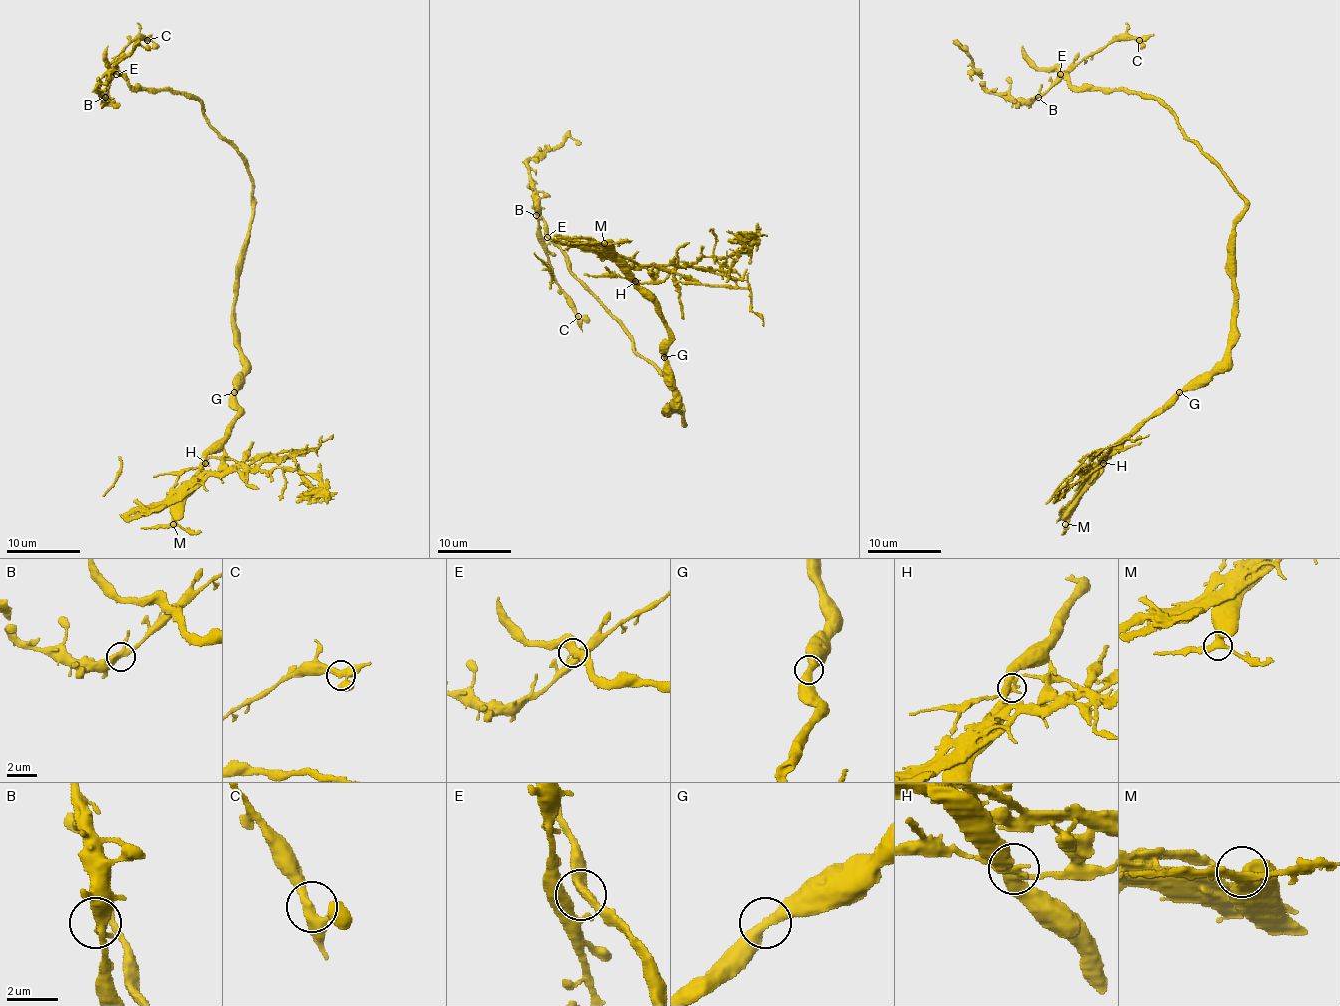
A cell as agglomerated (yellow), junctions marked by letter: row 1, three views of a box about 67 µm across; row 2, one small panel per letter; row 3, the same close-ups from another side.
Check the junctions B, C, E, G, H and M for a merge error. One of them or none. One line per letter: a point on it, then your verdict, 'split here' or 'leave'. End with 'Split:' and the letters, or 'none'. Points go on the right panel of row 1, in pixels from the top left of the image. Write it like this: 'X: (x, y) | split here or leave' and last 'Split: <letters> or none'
B: (1038, 97) | leave
C: (1139, 40) | leave
E: (1060, 74) | leave
G: (1179, 392) | leave
H: (1103, 463) | split here
M: (1065, 524) | leave
Split: H

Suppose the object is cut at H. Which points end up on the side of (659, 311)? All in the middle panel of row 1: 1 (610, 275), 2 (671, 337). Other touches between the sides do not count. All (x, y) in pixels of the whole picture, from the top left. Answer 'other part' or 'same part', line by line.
1: other part
2: same part

